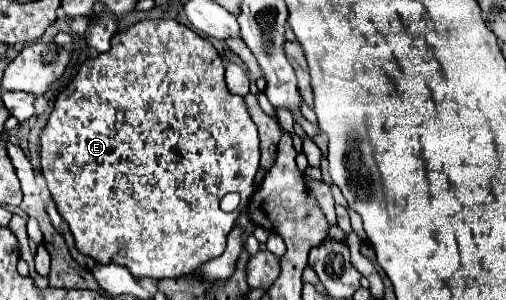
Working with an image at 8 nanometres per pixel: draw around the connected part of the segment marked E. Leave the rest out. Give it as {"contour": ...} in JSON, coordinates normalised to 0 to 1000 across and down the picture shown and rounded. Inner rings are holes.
{"contour":[[[281,67],[265,87],[257,87],[245,107],[233,107],[221,127],[221,167],[170,200],[142,280],[119,307],[119,320],[107,340],[107,367],[79,447],[83,500],[79,500],[79,547],[83,547],[83,580],[95,607],[95,633],[103,647],[103,667],[111,673],[111,693],[119,720],[130,733],[138,773],[146,780],[150,827],[162,847],[182,853],[198,880],[237,880],[249,887],[269,927],[360,927],[391,900],[395,880],[407,867],[419,867],[435,853],[447,827],[447,787],[462,760],[470,720],[486,700],[494,653],[502,640],[502,587],[510,567],[514,540],[514,500],[510,500],[510,440],[506,420],[486,367],[482,327],[462,320],[451,307],[447,273],[443,273],[443,207],[427,160],[364,80],[352,80],[348,67]],[[451,640],[470,640],[478,673],[474,693],[443,713],[435,700],[435,667]]]}

